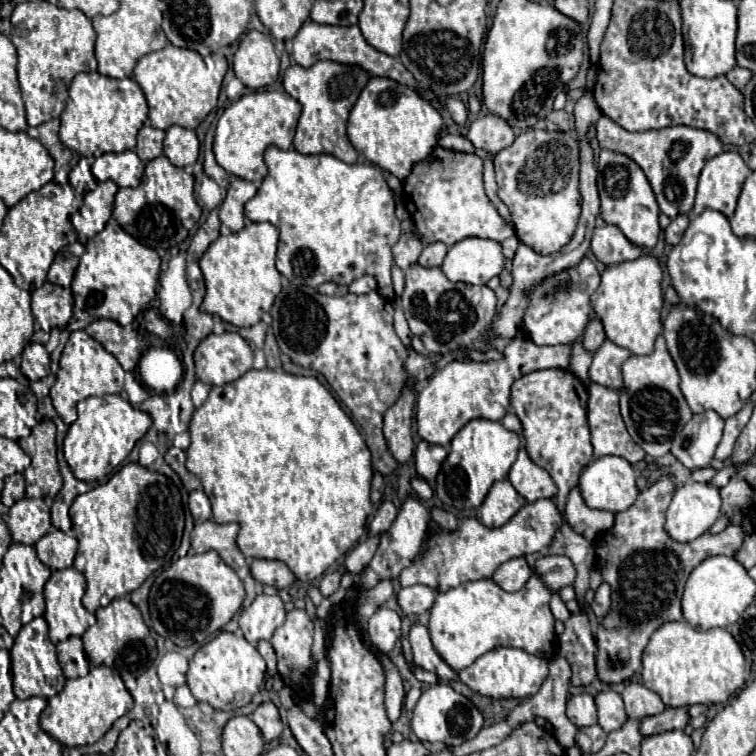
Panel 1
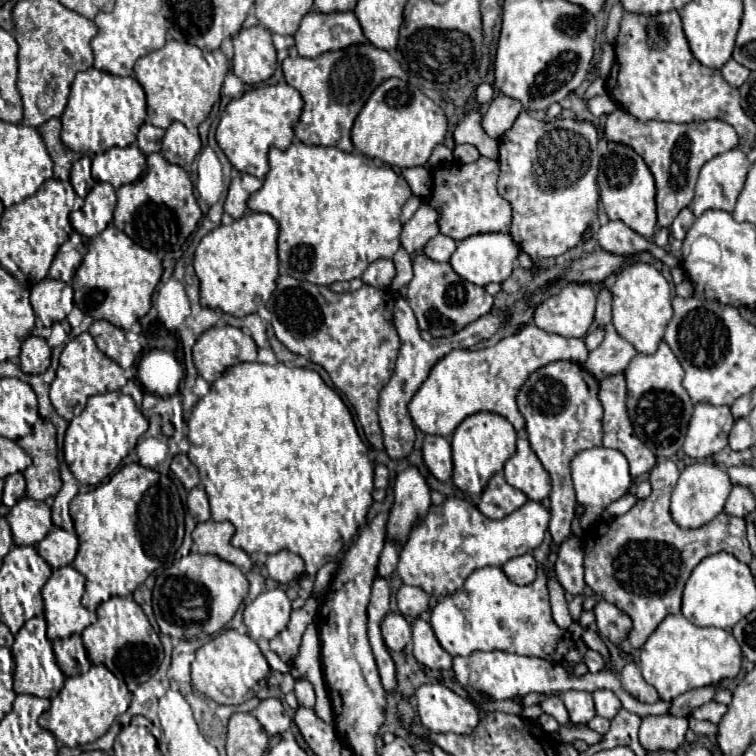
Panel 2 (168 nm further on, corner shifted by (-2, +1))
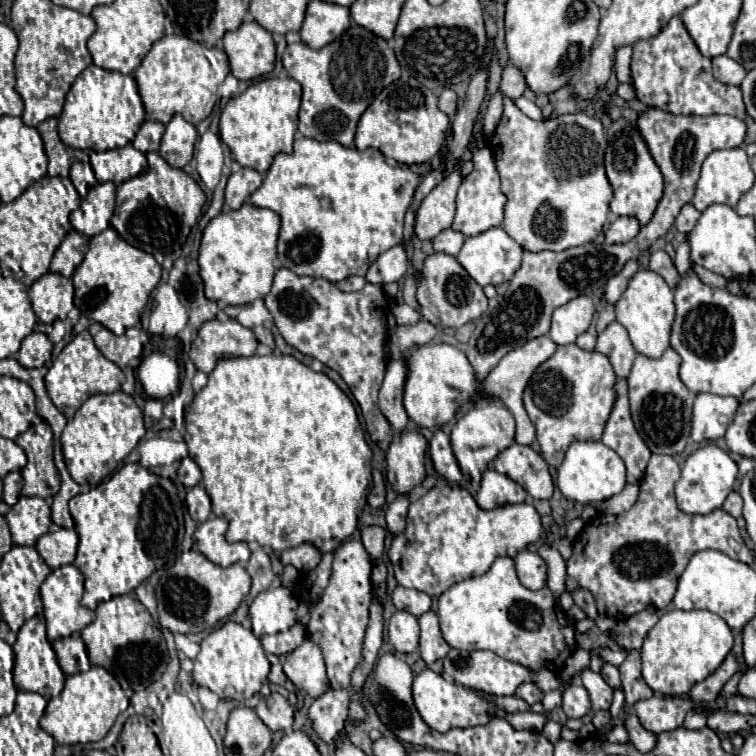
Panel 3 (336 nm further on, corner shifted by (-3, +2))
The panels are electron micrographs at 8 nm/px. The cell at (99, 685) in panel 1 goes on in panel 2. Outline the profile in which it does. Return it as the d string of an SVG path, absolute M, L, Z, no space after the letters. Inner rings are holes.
M99 664L83 676L71 676L65 680L65 686L59 696L51 700L51 708L41 714L39 726L49 730L61 744L69 748L83 746L101 738L109 730L113 720L129 708L129 702L131 692L127 690L127 684L103 664Z

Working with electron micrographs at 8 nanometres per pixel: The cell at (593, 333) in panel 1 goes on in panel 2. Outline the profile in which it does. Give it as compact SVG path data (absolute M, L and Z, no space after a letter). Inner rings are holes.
M603 288L597 296L595 324L597 324L597 328L607 328L611 324L611 294L607 288Z

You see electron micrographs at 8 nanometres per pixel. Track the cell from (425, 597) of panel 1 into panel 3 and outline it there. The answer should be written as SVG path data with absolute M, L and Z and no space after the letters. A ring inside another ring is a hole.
M396 587L392 593L392 601L396 605L396 609L404 609L416 617L420 617L422 613L426 613L432 607L432 599L430 595L416 591L416 589L406 589L406 587Z

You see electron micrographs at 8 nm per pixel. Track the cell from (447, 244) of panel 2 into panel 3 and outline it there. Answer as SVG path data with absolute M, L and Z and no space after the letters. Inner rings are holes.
M446 229L446 231L442 231L438 237L434 237L434 249L456 257L458 251L460 251L460 247L464 245L464 239L466 239L466 237L460 235L458 231Z

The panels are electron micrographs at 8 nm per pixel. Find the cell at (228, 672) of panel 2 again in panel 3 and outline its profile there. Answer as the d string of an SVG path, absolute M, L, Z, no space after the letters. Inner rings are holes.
M226 621L200 643L200 653L194 659L192 677L198 685L212 689L220 699L244 701L260 691L262 683L268 677L268 671L270 663L264 655L260 639L240 623Z

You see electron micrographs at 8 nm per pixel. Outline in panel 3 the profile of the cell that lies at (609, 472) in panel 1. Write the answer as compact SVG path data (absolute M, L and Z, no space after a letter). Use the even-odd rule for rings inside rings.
M576 441L568 447L564 461L558 467L558 479L556 479L562 495L570 501L578 501L582 505L606 501L612 495L620 493L626 485L626 467L622 459L606 447L602 441Z

